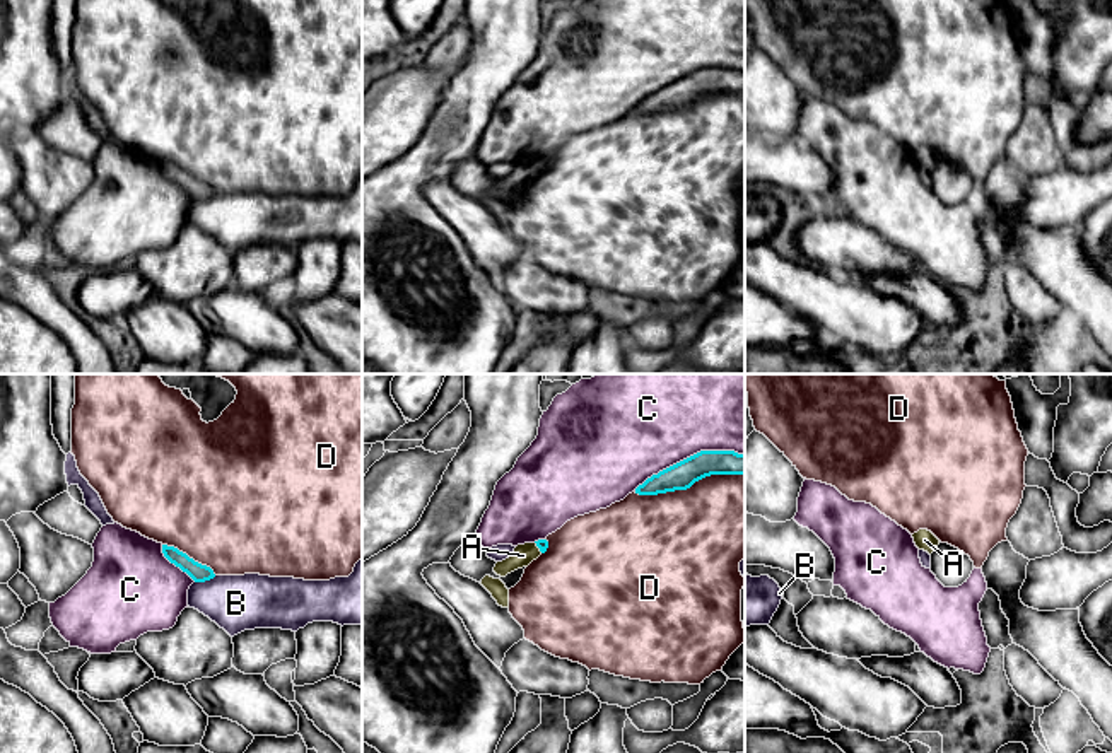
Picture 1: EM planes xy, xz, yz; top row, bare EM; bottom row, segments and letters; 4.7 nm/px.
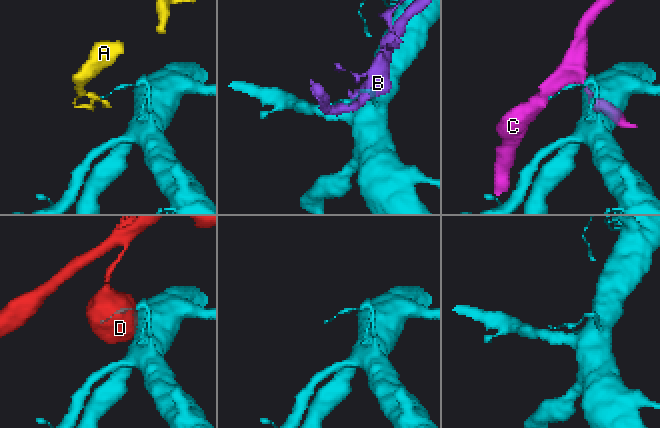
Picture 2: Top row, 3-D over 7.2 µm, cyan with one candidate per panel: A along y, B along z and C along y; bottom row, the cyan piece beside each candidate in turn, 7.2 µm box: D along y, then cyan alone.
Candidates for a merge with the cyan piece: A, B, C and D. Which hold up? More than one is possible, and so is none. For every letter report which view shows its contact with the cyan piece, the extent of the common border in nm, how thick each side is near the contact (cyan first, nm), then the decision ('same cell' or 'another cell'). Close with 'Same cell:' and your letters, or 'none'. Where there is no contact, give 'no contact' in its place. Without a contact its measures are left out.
A: meets cyan in xz; contact 70 nm long; 50 nm thick on the cyan side, 100 nm on the other; another cell
B: meets cyan in xy; contact 110 nm long; 90 nm thick on the cyan side, 260 nm on the other; another cell
C: meets cyan in xz; contact 550 nm long; 130 nm thick on the cyan side, 420 nm on the other; another cell
D: meets cyan in xz; contact 550 nm long; 130 nm thick on the cyan side, 480 nm on the other; another cell
Same cell: none

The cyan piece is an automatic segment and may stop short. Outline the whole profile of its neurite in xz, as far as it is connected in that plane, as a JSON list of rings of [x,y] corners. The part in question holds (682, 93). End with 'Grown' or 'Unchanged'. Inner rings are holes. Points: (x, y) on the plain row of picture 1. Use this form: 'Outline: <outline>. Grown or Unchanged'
Outline: [[[700,68],[647,96],[635,106],[639,113],[687,108],[711,92],[745,92],[745,72],[735,68]]]. Unchanged

